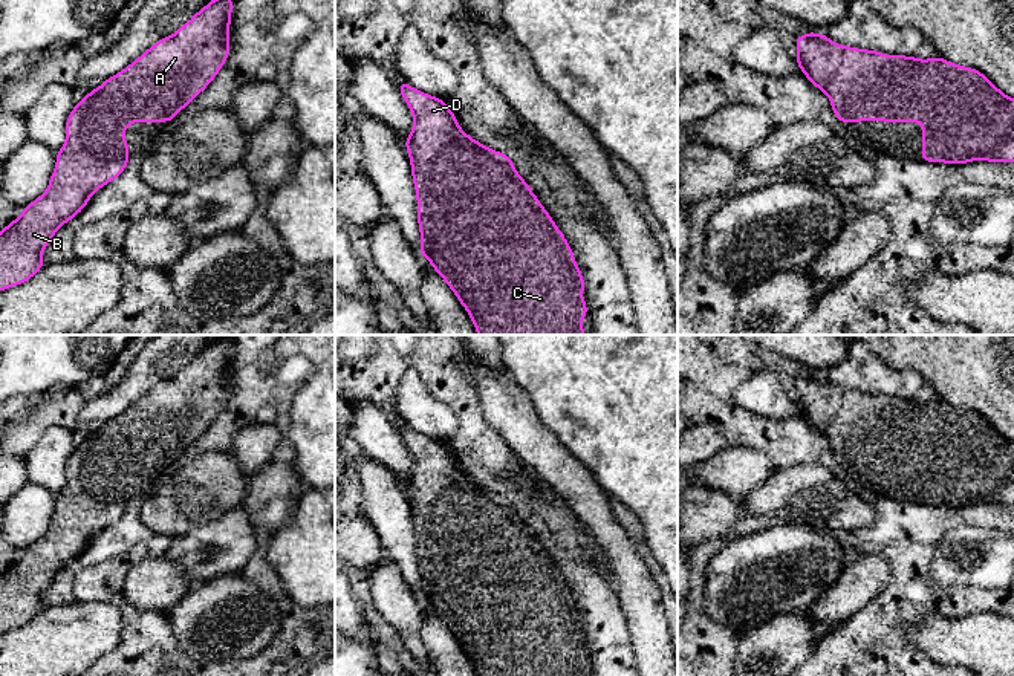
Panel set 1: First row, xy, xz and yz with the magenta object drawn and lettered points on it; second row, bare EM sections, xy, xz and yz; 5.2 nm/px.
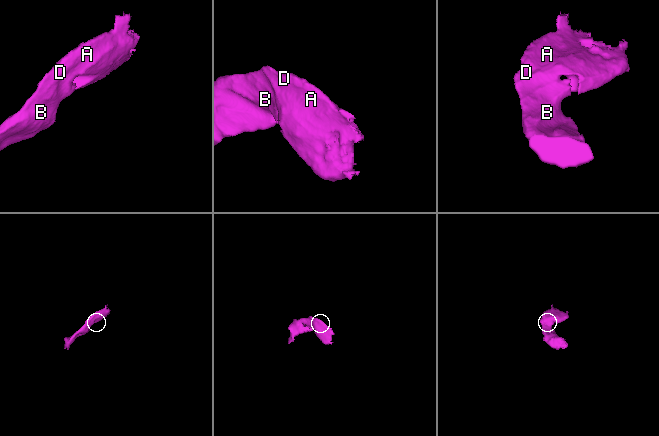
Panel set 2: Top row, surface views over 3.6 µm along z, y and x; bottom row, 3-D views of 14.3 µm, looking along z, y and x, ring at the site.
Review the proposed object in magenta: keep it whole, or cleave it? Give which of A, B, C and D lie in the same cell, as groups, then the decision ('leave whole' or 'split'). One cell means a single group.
groups A B C D; leave whole

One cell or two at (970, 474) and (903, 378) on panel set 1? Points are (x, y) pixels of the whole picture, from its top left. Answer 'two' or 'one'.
two

